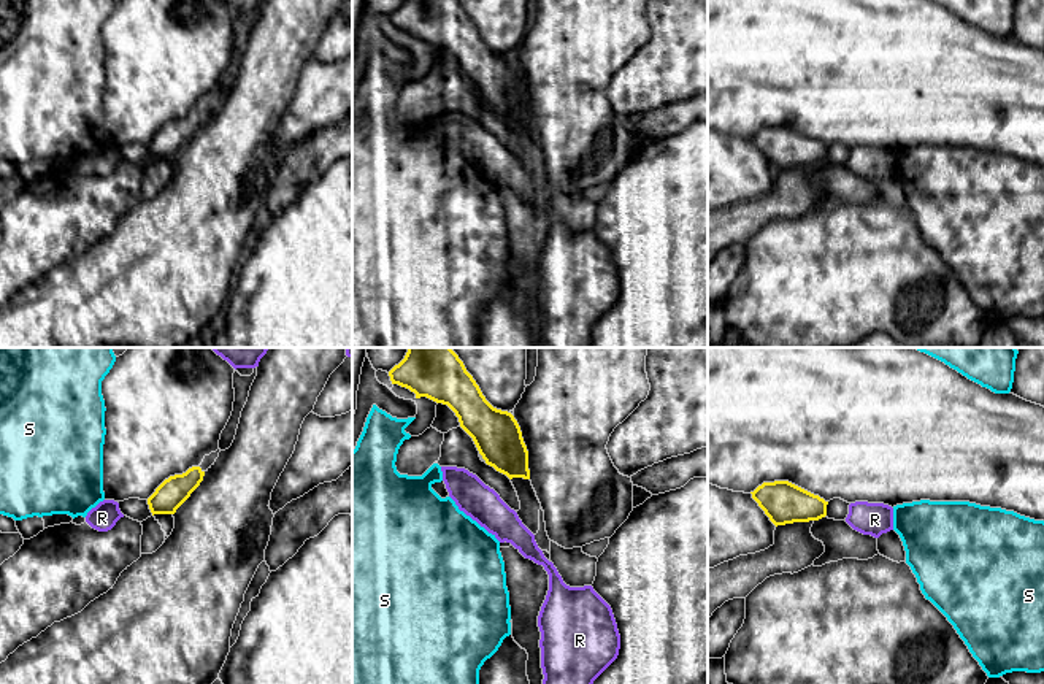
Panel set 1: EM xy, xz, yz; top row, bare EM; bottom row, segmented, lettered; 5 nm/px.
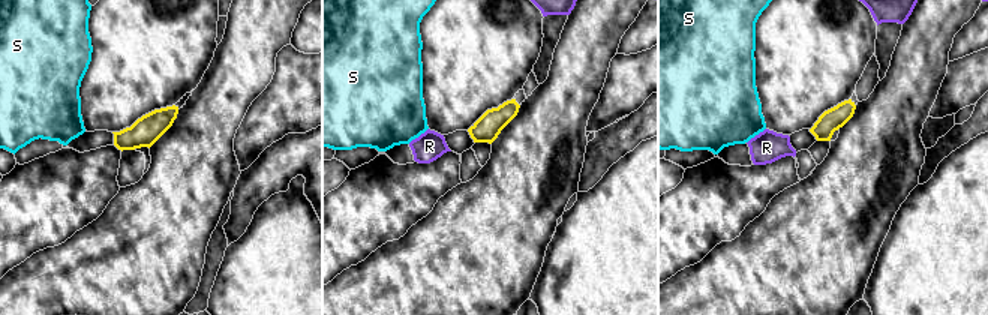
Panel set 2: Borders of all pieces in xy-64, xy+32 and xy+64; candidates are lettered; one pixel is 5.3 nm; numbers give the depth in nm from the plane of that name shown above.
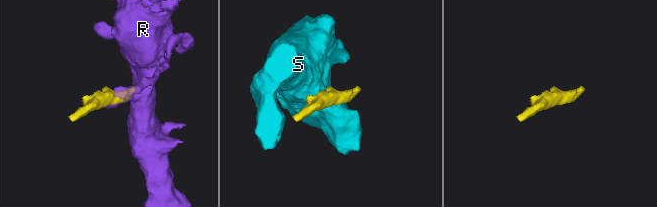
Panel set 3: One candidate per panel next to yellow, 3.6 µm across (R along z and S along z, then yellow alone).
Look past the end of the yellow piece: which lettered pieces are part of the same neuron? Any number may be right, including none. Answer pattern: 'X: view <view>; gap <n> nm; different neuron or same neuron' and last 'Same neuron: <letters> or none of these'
R: view xz; gap 90 nm; different neuron
S: view xz; gap 100 nm; different neuron
Same neuron: none of these

